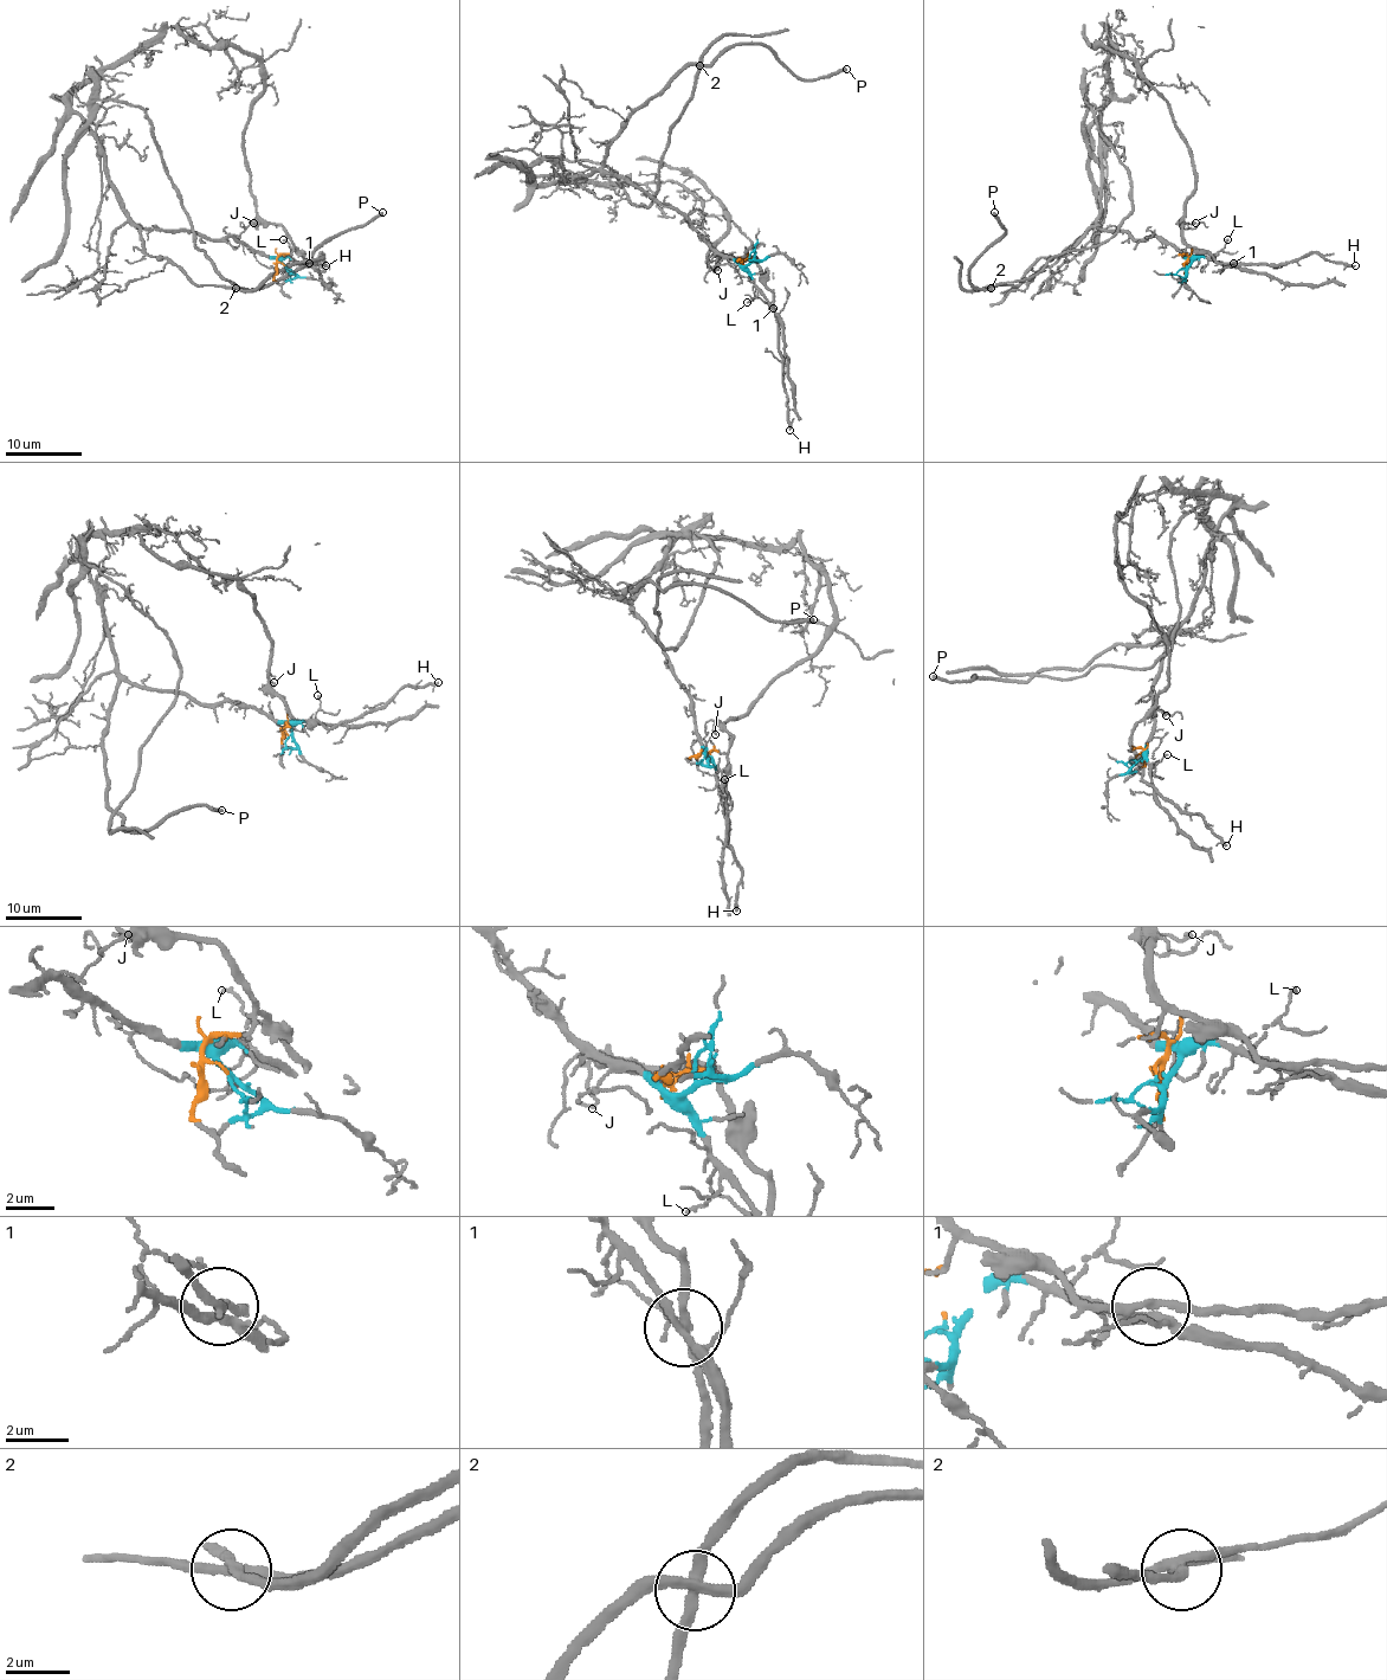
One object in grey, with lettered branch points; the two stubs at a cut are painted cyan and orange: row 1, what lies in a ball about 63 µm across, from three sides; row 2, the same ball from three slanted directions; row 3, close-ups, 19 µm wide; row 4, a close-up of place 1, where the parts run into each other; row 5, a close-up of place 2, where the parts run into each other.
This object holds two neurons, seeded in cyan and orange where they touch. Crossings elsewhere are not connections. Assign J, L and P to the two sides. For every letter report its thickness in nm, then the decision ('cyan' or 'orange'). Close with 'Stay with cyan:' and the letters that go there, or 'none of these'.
J: 130 nm thick; orange
L: 110 nm thick; cyan
P: 280 nm thick; cyan
Stay with cyan: L, P

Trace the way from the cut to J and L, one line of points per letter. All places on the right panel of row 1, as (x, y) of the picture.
J: (1185, 265), (1182, 223), (1195, 223)
L: (1185, 266), (1198, 257), (1211, 257), (1229, 240)

